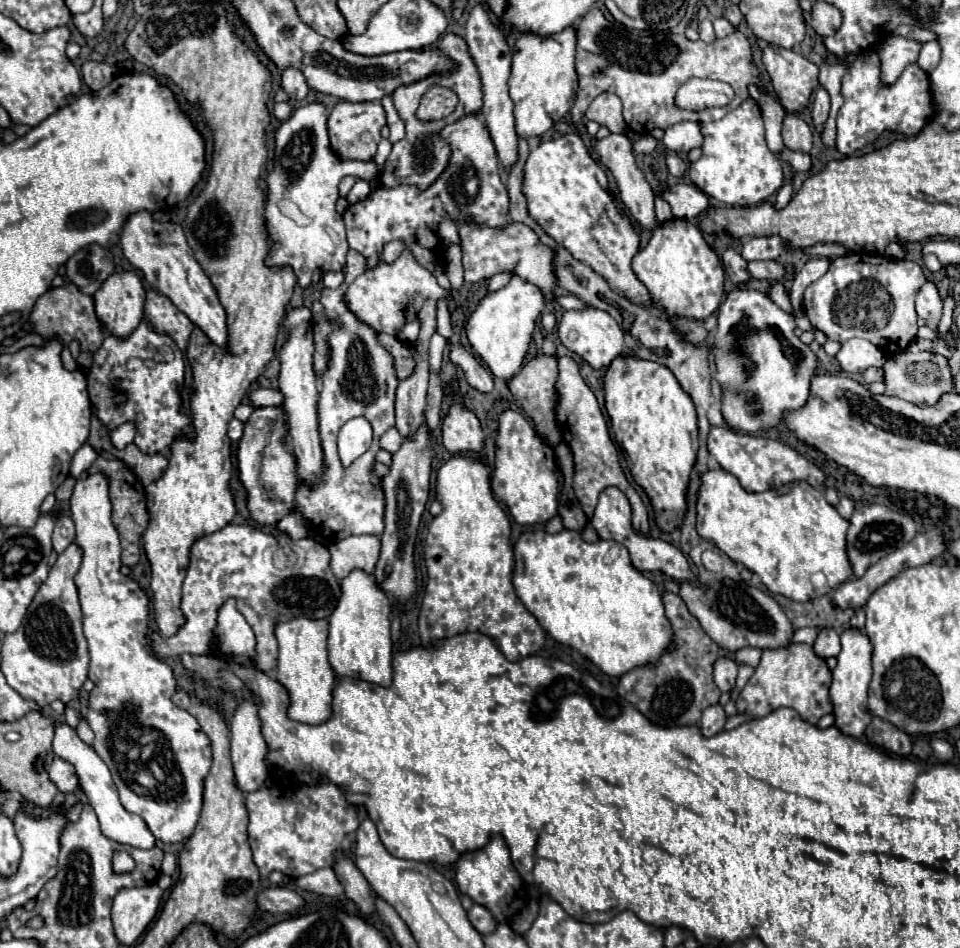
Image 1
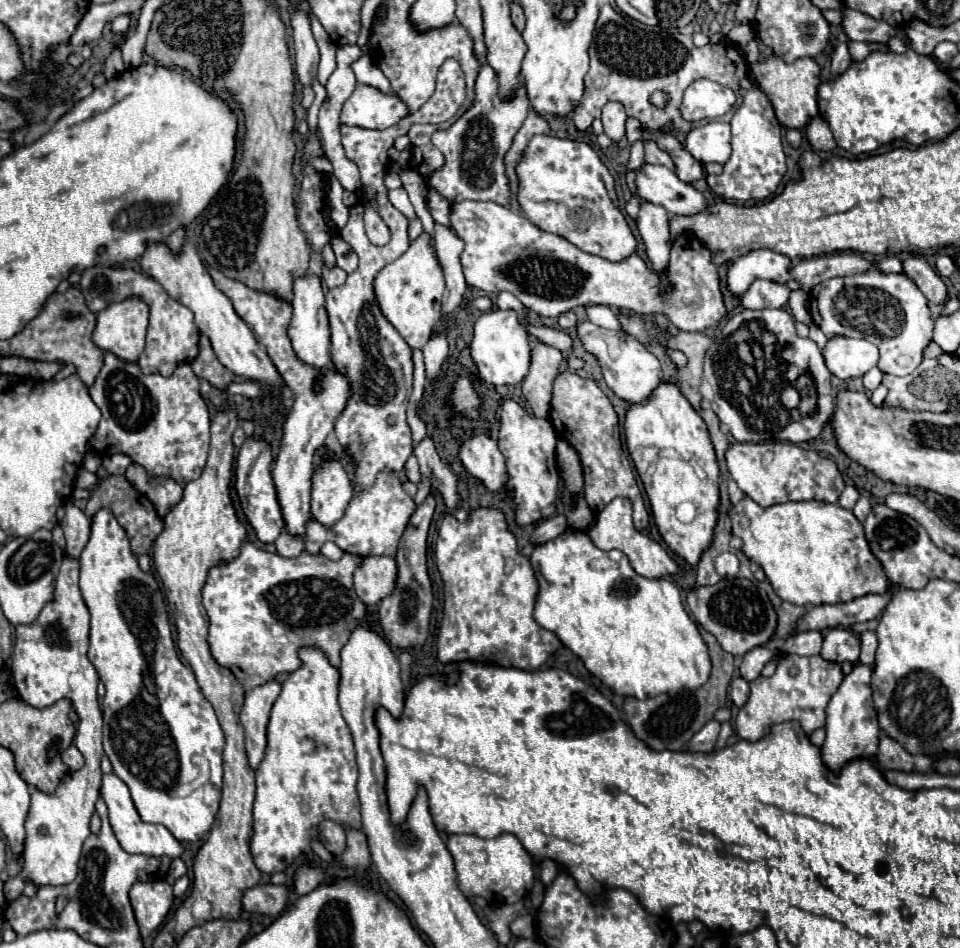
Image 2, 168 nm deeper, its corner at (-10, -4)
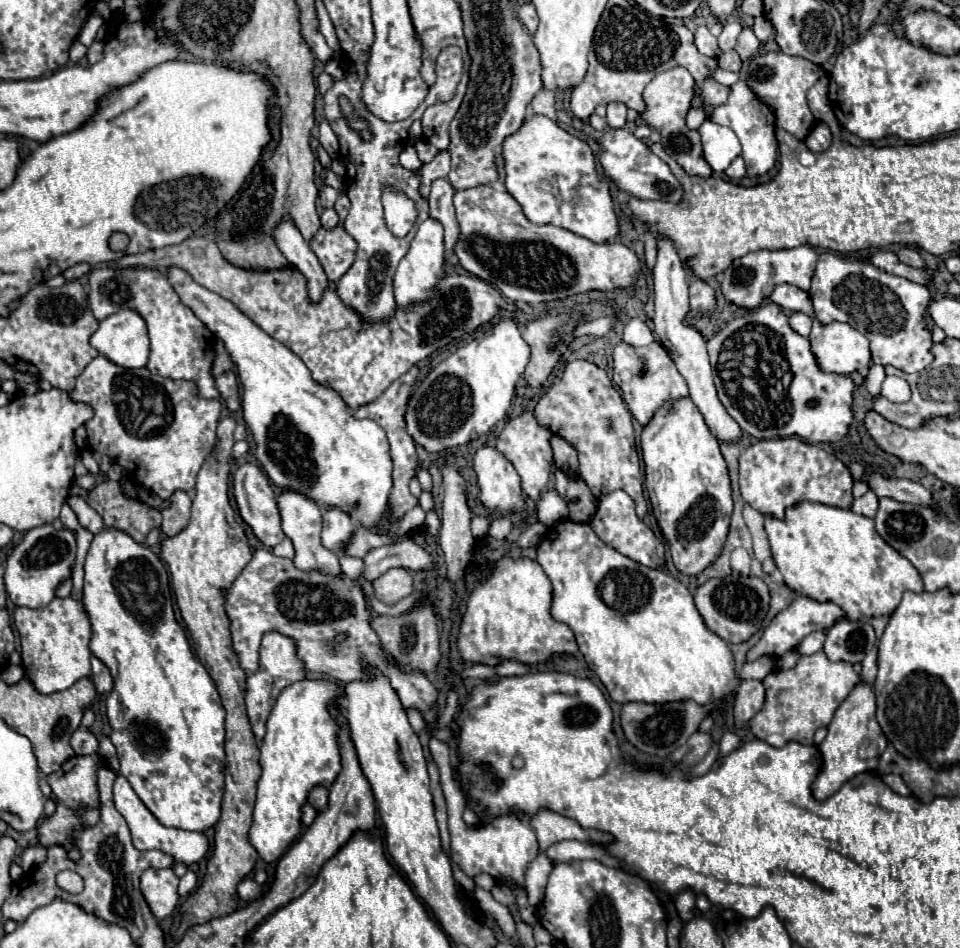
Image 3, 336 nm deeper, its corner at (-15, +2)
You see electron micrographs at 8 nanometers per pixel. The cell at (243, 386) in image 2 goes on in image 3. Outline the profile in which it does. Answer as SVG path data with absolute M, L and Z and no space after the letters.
M228 371L228 373L222 373L220 377L216 377L216 389L220 391L231 412L236 412L240 408L238 377L234 371Z

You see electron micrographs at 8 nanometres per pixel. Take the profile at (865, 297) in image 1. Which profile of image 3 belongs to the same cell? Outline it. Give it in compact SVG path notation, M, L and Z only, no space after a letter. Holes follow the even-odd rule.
M822 253L812 277L810 297L820 323L826 325L830 321L846 321L870 339L874 363L894 365L904 373L922 371L932 363L932 337L926 323L930 303L928 287L904 277L882 273L874 265L860 259L844 261L832 253ZM922 361L928 363L922 365Z

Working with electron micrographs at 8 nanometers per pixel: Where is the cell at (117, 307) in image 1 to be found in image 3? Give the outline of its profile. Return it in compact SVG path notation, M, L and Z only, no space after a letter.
M122 309L100 321L90 345L120 367L138 369L148 361L148 327L134 309Z

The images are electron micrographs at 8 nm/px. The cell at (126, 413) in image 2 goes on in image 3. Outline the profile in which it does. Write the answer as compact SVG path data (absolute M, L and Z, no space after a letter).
M98 355L78 377L72 399L88 401L94 409L94 417L86 421L92 451L100 451L112 461L120 463L132 479L140 481L140 485L148 487L162 499L168 499L176 489L194 489L196 475L216 445L216 425L220 419L220 401L200 397L194 381L160 377L150 373L146 367L124 369L112 363L108 357Z

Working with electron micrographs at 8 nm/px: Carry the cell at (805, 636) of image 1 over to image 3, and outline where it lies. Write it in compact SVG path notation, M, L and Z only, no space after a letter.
M816 631L816 633L810 633L808 637L804 637L800 641L800 645L796 647L796 651L800 655L814 655L818 651L822 651L822 645L824 645L824 631Z

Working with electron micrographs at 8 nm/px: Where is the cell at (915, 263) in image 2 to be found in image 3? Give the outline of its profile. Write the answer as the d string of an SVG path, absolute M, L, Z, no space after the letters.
M904 247L902 251L898 251L898 257L902 263L914 267L914 269L926 269L928 263L922 259L922 255L916 251L916 249L910 249L910 247Z

